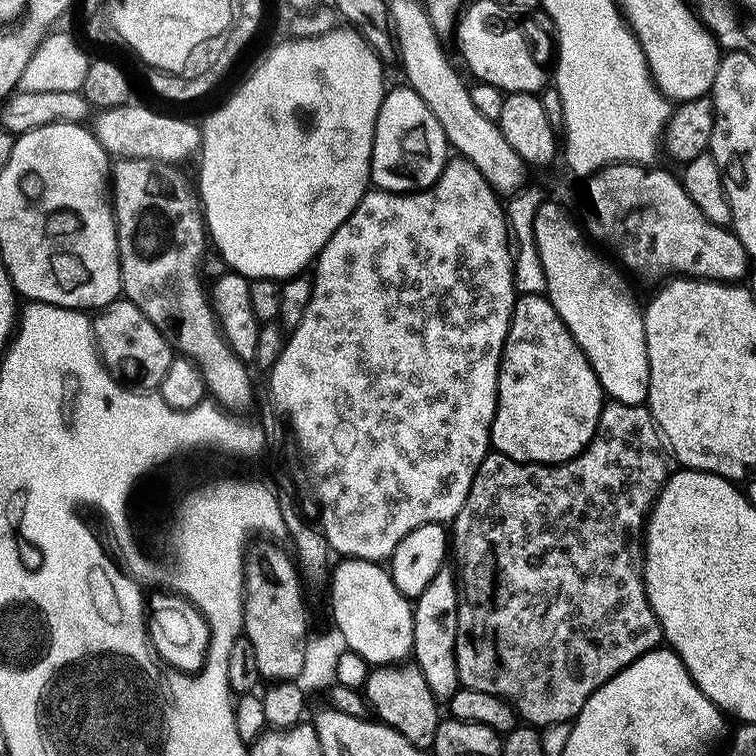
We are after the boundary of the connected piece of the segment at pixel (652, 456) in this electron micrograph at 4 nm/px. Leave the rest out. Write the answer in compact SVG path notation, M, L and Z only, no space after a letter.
M615 402L609 403L607 407L605 407L602 418L600 419L600 425L596 431L596 436L590 442L590 446L587 448L587 450L583 452L581 456L574 458L568 464L519 464L516 460L511 460L510 458L503 456L501 452L495 450L489 451L487 458L485 458L485 460L482 462L482 466L474 478L474 486L468 495L467 506L465 506L465 508L456 515L456 519L450 528L450 552L454 557L454 564L456 560L456 565L454 565L454 568L458 573L459 591L462 593L460 621L458 622L456 656L460 683L463 685L463 687L469 688L470 690L482 690L482 694L494 694L496 696L496 690L492 690L492 684L496 684L496 682L492 682L492 666L494 666L494 668L502 668L502 666L504 666L506 670L510 670L510 666L518 664L518 668L522 668L522 666L526 668L526 692L532 692L532 690L530 690L530 666L534 666L534 692L538 692L538 690L542 690L542 688L546 688L546 692L548 692L550 688L548 688L546 684L550 684L550 682L552 682L554 674L558 674L562 680L572 680L572 674L574 674L574 672L572 672L572 670L574 670L574 658L572 658L572 656L574 656L574 654L572 654L572 636L582 638L582 640L584 640L584 646L586 646L586 650L588 650L588 652L590 652L590 648L588 648L588 646L592 644L592 652L594 652L594 656L598 654L598 658L600 658L600 660L596 660L596 664L594 664L594 666L596 666L596 670L600 670L600 672L602 672L602 654L604 654L604 656L606 656L606 658L612 662L612 666L614 666L614 670L612 670L612 672L616 676L619 674L619 672L624 672L627 668L629 668L629 666L631 666L635 660L640 660L646 654L655 652L661 647L662 641L664 640L664 631L661 630L658 618L654 614L654 610L648 601L648 591L644 589L643 570L644 558L646 555L646 529L648 527L648 517L652 514L652 505L660 499L662 490L667 486L670 477L674 475L674 467L672 468L672 464L674 465L672 450L668 447L668 441L665 440L663 432L660 431L660 427L654 418L651 407L636 407L634 405L624 405Z

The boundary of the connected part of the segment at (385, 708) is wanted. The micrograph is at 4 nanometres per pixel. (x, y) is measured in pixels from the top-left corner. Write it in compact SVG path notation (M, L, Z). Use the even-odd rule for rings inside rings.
M417 666L408 667L373 667L369 671L366 685L367 707L372 712L376 711L374 716L379 723L398 731L407 742L412 742L420 749L432 750L442 721L442 715L440 715L442 704L431 692L422 670Z

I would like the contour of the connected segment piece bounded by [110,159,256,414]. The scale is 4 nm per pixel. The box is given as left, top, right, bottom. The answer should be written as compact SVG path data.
M117 159L114 164L114 171L111 173L110 180L114 185L114 211L116 214L116 229L118 230L118 250L120 251L120 277L124 283L122 289L123 295L128 296L128 300L133 304L135 311L139 315L148 319L153 326L164 337L169 345L173 344L177 348L179 355L185 360L191 360L193 364L198 366L198 370L202 374L204 384L208 388L208 396L221 409L227 410L232 414L244 414L244 411L252 404L252 399L256 396L256 388L252 385L252 376L248 373L249 365L243 360L239 360L234 354L234 350L228 344L228 339L224 336L224 331L220 329L220 319L216 316L216 312L212 309L212 301L210 299L209 289L206 287L206 280L201 275L204 257L210 248L210 237L206 231L206 221L202 211L202 205L198 199L197 193L188 185L186 177L180 173L179 167L171 164L156 164L152 160L121 160Z

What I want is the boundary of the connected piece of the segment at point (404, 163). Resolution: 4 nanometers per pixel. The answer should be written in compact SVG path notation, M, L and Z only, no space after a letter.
M401 86L387 93L378 114L372 151L372 184L381 192L411 194L432 189L450 159L450 145L438 118L413 88Z

